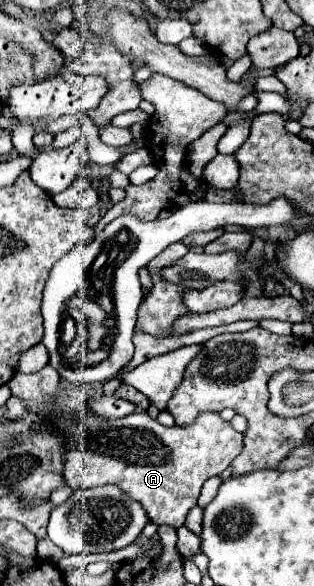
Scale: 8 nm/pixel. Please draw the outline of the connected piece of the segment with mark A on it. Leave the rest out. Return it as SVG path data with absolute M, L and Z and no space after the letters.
M82 411L80 419L78 417L52 417L52 421L58 423L60 431L64 431L64 437L68 441L64 479L68 485L72 485L74 491L116 485L130 499L142 503L152 523L170 525L174 529L184 525L188 511L198 501L202 483L208 477L220 475L234 461L234 457L238 457L242 451L242 433L234 431L230 423L220 419L218 413L198 415L196 423L188 427L178 427L178 425L164 427L156 419L150 419L148 413L132 413L126 419L104 423L100 419L92 419L88 411Z

